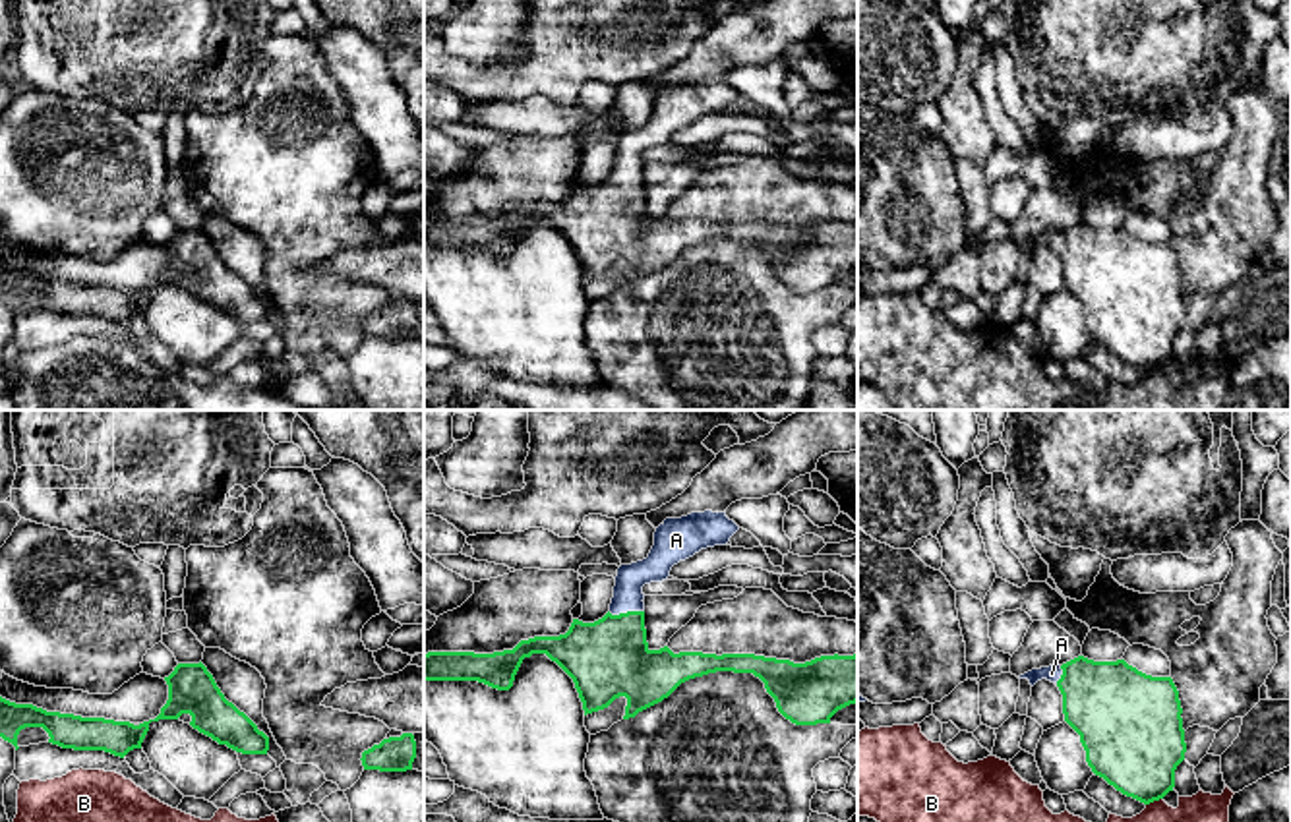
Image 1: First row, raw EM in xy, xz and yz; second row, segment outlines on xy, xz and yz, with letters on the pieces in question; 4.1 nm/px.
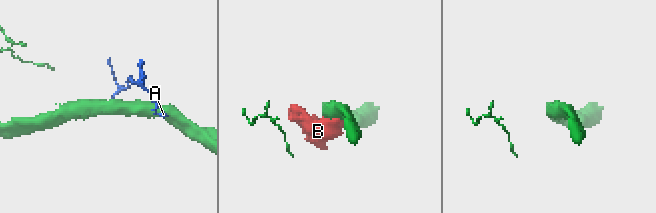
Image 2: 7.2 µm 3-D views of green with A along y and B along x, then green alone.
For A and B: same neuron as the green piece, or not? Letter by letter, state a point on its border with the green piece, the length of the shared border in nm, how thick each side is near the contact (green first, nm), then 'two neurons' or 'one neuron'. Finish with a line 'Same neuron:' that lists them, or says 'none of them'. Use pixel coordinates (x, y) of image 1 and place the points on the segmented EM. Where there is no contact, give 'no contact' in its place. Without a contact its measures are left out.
A: xz (628, 612) | 150 nm | 320/130 nm | one neuron
B: yz (1154, 799) | 80 nm | 400/130 nm | two neurons
Same neuron: A

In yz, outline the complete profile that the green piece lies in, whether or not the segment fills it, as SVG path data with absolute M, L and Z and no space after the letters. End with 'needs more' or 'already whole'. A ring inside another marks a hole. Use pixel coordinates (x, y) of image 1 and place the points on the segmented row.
M1078 656L1063 665L1032 669L1018 679L1028 679L1032 687L1047 679L1059 687L1065 721L1080 735L1088 766L1117 791L1144 805L1173 791L1186 743L1179 690L1171 677L1146 675L1125 660L1094 661Z | needs more

